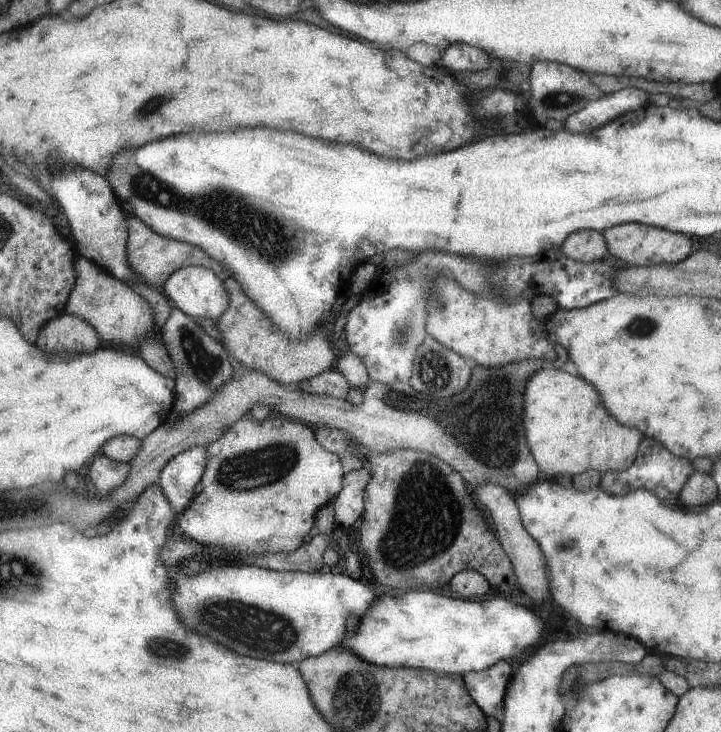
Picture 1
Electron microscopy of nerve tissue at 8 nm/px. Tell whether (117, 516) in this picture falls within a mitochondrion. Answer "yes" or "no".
no

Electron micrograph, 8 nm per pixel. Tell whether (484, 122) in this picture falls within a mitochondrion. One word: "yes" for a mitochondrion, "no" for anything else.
no

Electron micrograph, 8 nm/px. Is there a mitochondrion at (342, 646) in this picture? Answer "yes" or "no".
no

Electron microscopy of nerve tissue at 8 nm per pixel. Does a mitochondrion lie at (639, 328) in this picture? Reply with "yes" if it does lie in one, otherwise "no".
yes

